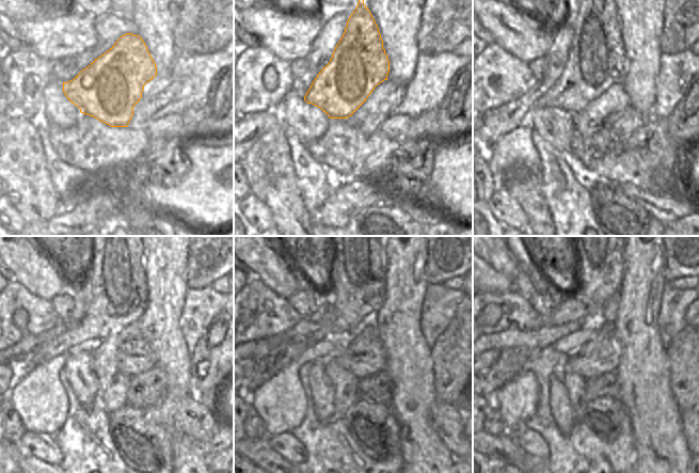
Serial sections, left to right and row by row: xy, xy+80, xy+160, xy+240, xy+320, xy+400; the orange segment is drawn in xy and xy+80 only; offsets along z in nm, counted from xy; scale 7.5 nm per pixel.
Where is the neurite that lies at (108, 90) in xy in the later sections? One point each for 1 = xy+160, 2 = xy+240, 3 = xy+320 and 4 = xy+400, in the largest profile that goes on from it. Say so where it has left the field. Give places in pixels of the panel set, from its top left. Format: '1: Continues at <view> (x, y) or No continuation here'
1: Continues at xy+160 (597, 60)
2: Continues at xy+240 (117, 294)
3: Continues at xy+320 (358, 289)
4: Continues at xy+400 (601, 257)

